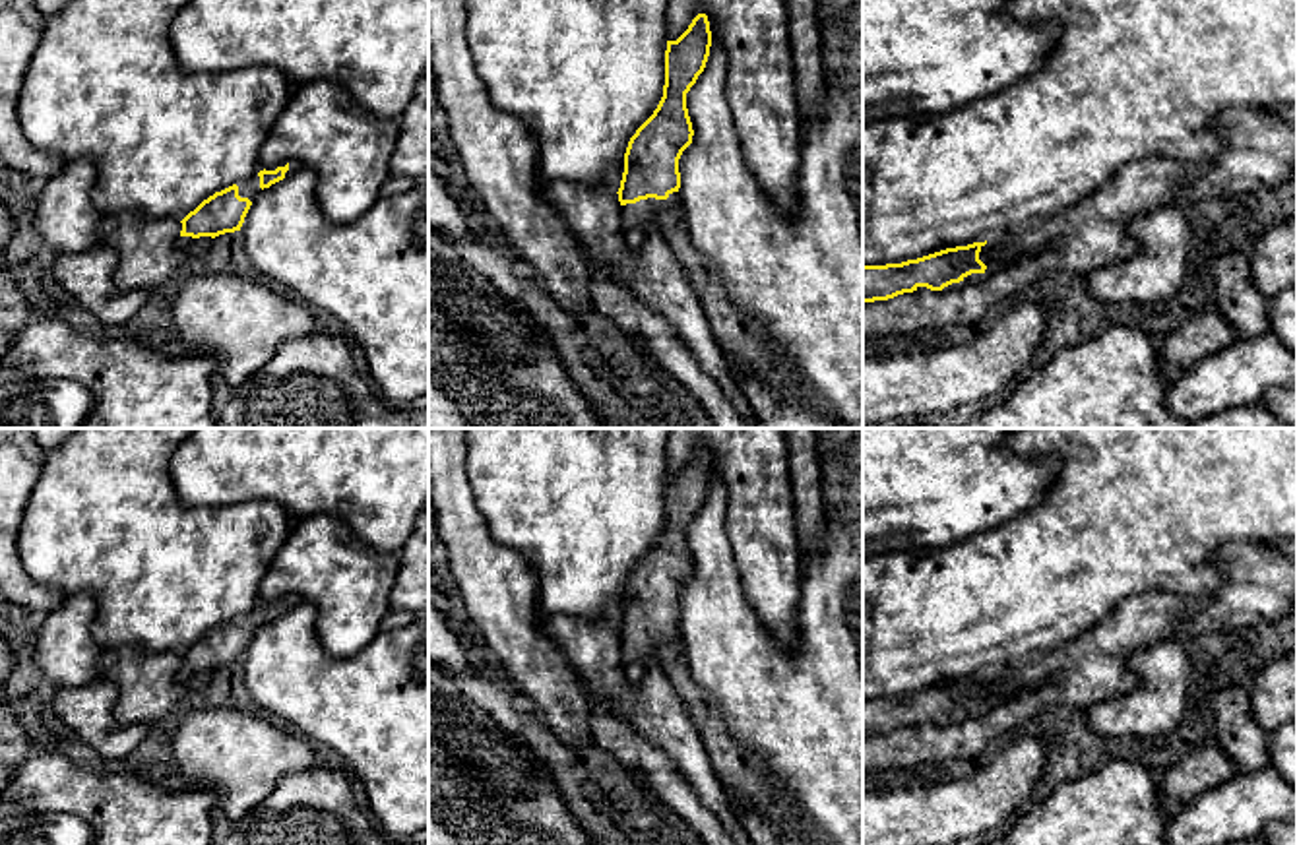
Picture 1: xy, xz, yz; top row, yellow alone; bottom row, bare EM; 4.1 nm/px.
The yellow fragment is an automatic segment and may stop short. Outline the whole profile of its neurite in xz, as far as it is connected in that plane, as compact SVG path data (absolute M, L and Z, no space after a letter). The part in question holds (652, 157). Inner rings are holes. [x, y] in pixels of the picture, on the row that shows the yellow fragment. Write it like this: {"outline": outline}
{"outline": "M706 14L688 29L667 41L663 97L653 114L630 138L618 188L620 227L630 250L642 246L644 229L657 225L669 205L679 205L679 159L692 143L692 122L686 93L704 72L712 47Z"}

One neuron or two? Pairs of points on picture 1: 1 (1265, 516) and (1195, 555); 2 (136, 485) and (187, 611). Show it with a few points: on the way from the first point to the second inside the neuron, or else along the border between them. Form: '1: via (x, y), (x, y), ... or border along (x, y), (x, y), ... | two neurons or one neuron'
1: via (1247, 516), (1233, 516), (1212, 537) | one neuron
2: via (136, 516), (136, 547), (161, 574), (161, 580) | one neuron

